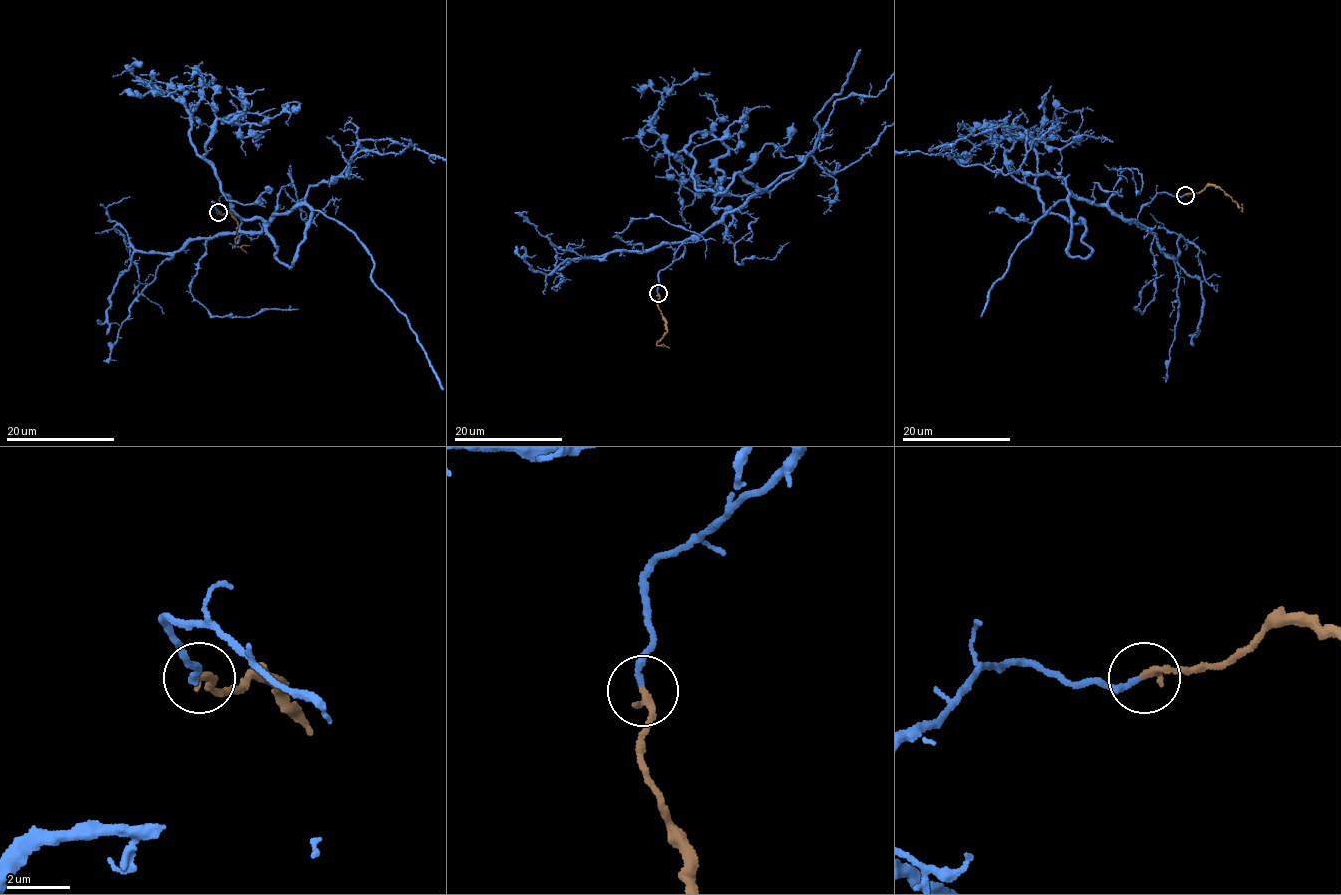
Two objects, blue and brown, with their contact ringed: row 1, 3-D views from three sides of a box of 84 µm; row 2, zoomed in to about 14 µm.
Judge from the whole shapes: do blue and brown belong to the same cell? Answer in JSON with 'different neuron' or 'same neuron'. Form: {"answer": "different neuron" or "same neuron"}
{"answer": "same neuron"}

